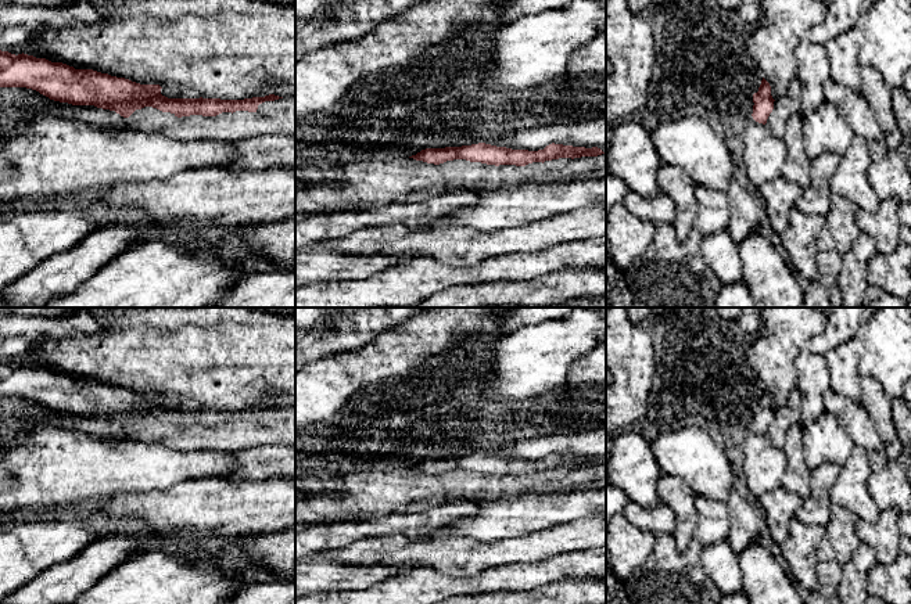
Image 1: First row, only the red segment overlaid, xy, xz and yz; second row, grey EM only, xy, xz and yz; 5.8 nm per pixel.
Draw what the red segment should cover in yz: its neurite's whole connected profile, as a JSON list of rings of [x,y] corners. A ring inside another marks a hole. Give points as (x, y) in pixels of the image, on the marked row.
[[[763,78],[758,91],[753,94],[753,119],[758,123],[765,125],[770,114],[774,109],[774,98],[771,96],[771,86]]]

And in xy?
[[[0,50],[0,87],[26,87],[50,100],[72,105],[94,105],[129,118],[136,109],[153,107],[177,118],[190,115],[216,116],[222,112],[257,112],[258,105],[283,97],[269,94],[244,100],[168,98],[159,85],[140,85],[125,78],[93,69],[75,69],[28,54]]]

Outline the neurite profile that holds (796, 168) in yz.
[[[799,112],[789,115],[782,140],[786,143],[782,176],[806,190],[810,186],[811,159],[806,155],[803,145],[803,116]]]

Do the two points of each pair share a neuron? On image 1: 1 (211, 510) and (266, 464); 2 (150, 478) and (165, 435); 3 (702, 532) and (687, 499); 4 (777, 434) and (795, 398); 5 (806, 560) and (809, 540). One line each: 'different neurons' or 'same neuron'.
1: different neurons
2: different neurons
3: different neurons
4: same neuron
5: same neuron

